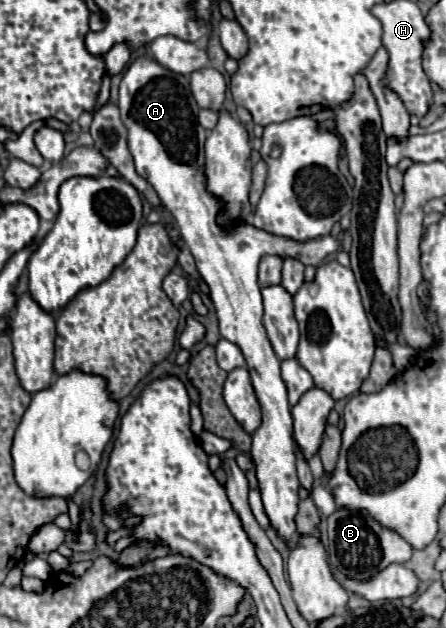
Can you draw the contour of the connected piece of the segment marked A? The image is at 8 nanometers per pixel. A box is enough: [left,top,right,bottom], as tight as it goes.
[119,56,339,544]

